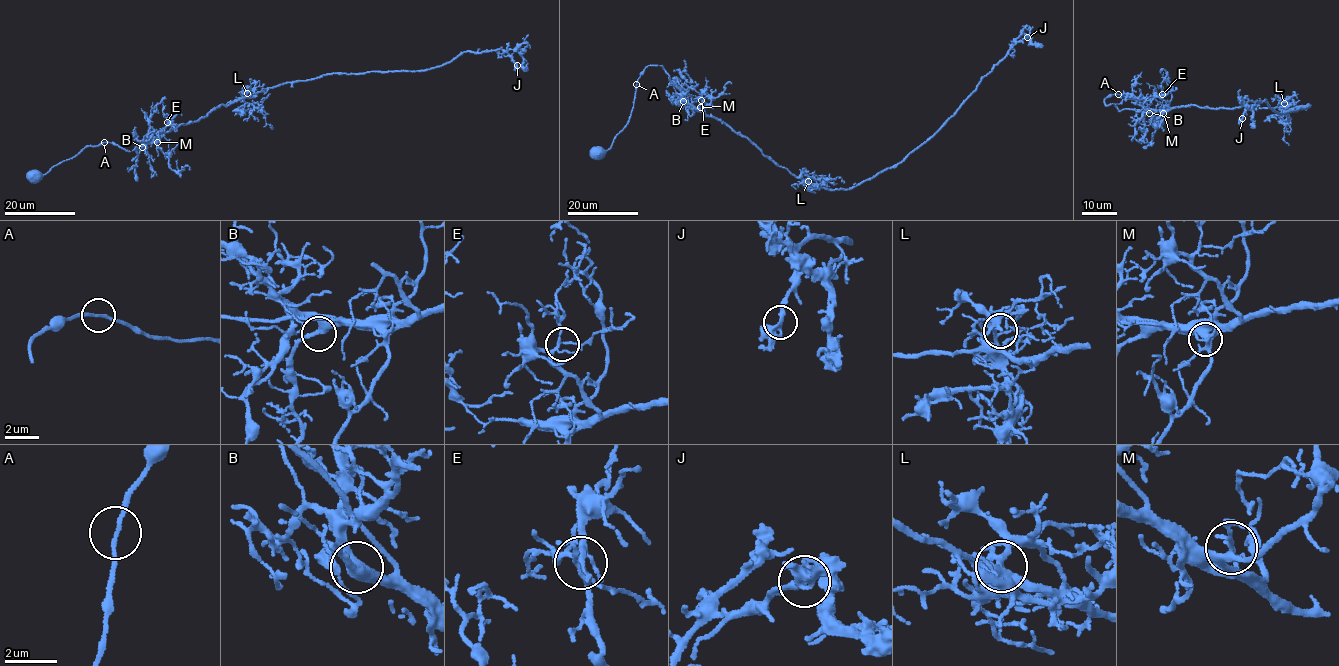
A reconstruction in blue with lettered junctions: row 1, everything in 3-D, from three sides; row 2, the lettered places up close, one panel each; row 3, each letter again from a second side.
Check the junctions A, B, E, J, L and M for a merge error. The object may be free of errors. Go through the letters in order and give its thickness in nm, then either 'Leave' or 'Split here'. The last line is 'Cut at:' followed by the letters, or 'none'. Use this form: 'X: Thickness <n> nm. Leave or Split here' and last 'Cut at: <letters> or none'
A: Thickness 160 nm. Leave
B: Thickness 400 nm. Leave
E: Thickness 130 nm. Leave
J: Thickness 360 nm. Leave
L: Thickness 150 nm. Leave
M: Thickness 240 nm. Leave
Cut at: none

